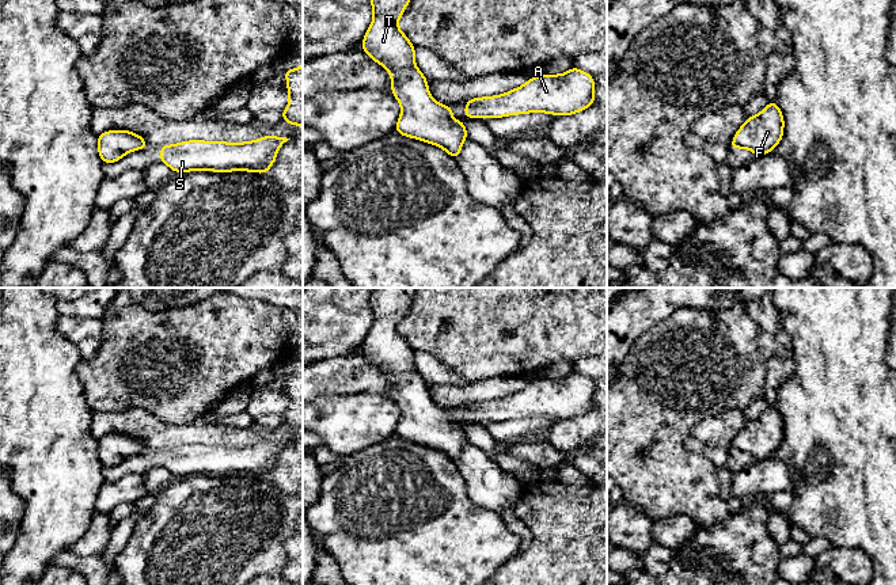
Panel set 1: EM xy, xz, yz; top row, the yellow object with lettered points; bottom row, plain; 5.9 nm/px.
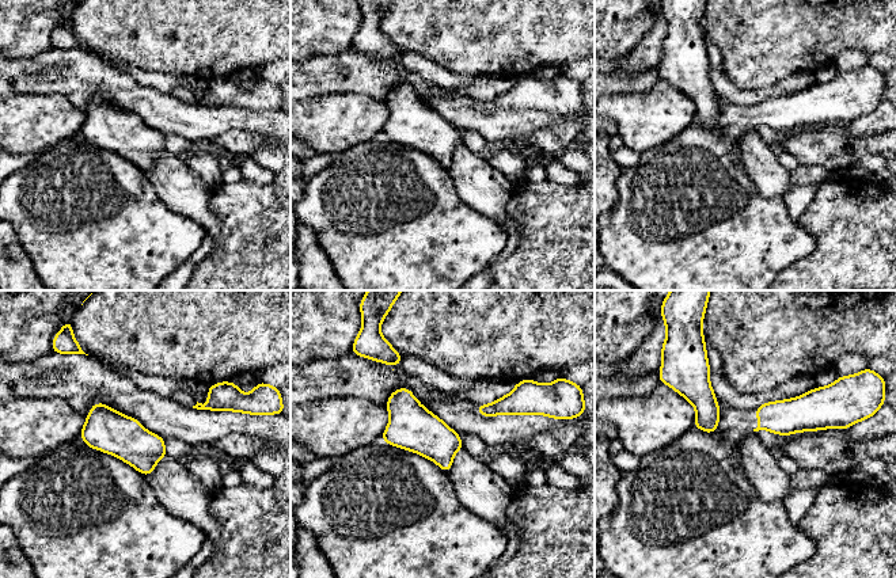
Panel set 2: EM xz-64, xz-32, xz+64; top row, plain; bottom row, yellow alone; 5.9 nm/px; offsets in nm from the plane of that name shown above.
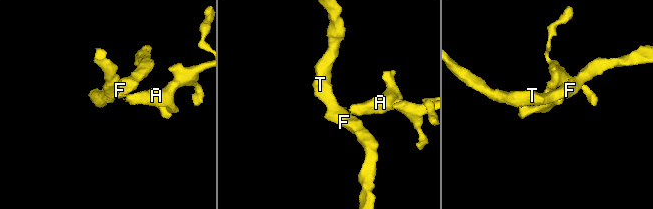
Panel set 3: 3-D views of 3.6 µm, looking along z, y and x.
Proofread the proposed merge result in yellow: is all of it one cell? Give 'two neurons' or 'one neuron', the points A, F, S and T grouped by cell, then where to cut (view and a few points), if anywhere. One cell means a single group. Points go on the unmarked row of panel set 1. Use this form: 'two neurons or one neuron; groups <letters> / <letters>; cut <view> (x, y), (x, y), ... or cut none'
two neurons; groups A S / F T; cut xz (447, 410), (447, 417), (451, 421)

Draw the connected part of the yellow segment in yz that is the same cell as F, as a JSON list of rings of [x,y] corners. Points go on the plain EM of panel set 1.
[[[770,406],[758,419],[747,421],[732,448],[752,455],[756,460],[772,456],[783,441],[783,419],[775,406]]]

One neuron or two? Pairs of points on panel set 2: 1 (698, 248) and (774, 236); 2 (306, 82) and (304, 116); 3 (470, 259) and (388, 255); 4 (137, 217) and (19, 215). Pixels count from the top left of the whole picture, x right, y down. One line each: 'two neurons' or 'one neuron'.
1: one neuron
2: two neurons
3: one neuron
4: one neuron

